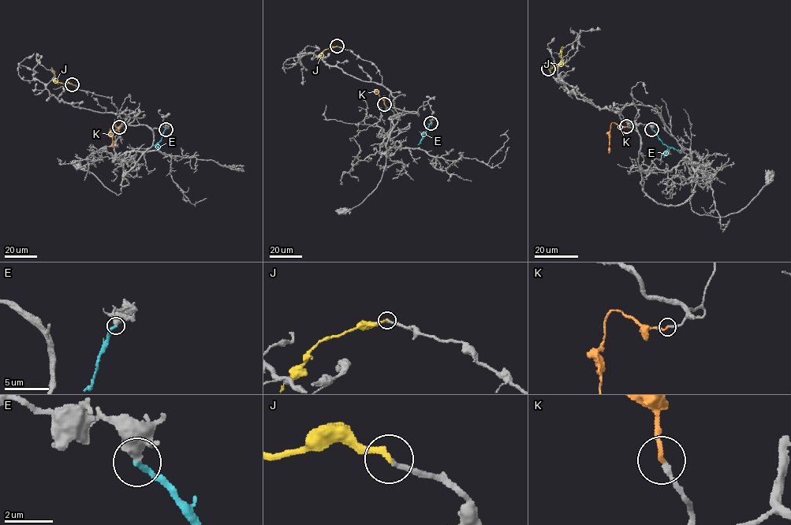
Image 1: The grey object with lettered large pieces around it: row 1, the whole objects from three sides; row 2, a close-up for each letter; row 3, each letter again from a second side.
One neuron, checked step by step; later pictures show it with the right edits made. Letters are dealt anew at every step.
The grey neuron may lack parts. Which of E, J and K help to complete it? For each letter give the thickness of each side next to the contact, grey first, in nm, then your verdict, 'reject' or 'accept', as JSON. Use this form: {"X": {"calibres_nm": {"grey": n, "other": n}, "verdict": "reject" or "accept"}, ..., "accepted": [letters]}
{"E": {"calibres_nm": {"grey": 500, "other": 200}, "verdict": "reject"}, "J": {"calibres_nm": {"grey": 200, "other": 220}, "verdict": "accept"}, "K": {"calibres_nm": {"grey": 200, "other": 180}, "verdict": "accept"}, "accepted": ["J", "K"]}

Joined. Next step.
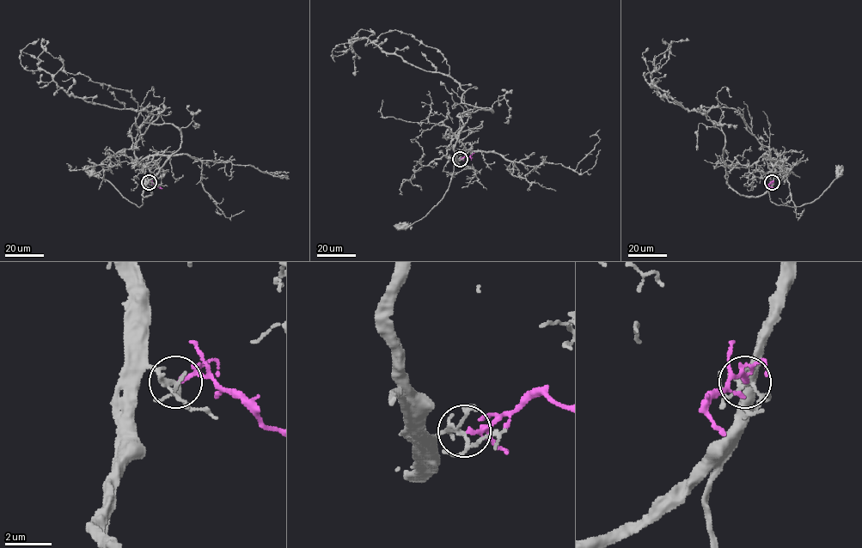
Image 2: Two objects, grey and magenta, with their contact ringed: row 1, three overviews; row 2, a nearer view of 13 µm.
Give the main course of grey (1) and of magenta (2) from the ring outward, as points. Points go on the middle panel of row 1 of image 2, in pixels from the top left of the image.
1: (460, 159), (458, 116), (492, 110), (463, 103), (449, 76), (368, 39), (332, 55), (351, 50)
2: (461, 159), (473, 152)

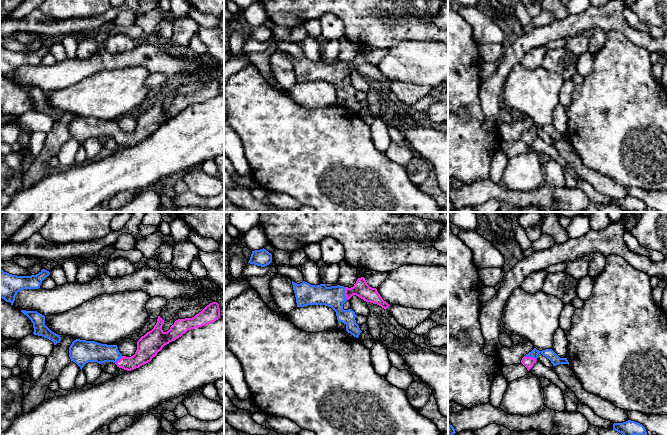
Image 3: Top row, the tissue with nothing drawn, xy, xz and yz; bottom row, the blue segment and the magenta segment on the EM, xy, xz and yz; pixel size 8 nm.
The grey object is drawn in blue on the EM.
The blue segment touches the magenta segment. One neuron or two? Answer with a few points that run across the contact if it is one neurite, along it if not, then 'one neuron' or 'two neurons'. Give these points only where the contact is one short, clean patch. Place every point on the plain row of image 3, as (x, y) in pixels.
line xz (334, 72), (344, 69), (361, 65); one neuron

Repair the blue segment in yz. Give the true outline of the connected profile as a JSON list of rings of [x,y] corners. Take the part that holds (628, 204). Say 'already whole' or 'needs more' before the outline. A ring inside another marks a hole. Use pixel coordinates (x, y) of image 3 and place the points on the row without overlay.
already whole; [[[631,196],[623,199],[614,199],[613,206],[621,209],[623,212],[647,211],[646,205],[642,200]]]

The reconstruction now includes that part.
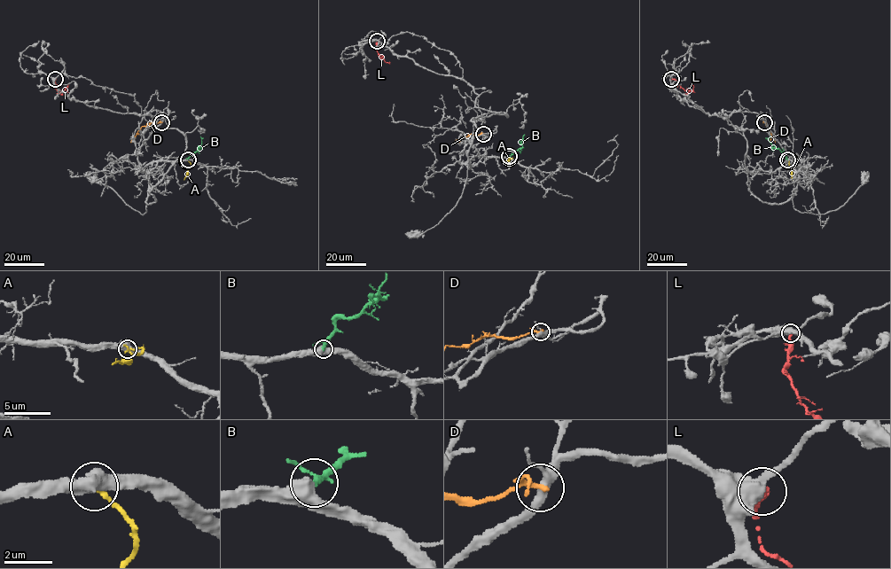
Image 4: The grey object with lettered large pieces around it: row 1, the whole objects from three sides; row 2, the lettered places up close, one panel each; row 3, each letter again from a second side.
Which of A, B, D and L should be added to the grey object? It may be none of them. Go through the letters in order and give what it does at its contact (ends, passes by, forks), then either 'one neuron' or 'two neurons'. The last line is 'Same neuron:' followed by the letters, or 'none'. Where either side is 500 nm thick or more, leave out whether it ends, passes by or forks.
A: two neurons
B: one neuron
D: it passes by | two neurons
L: two neurons
Same neuron: B

